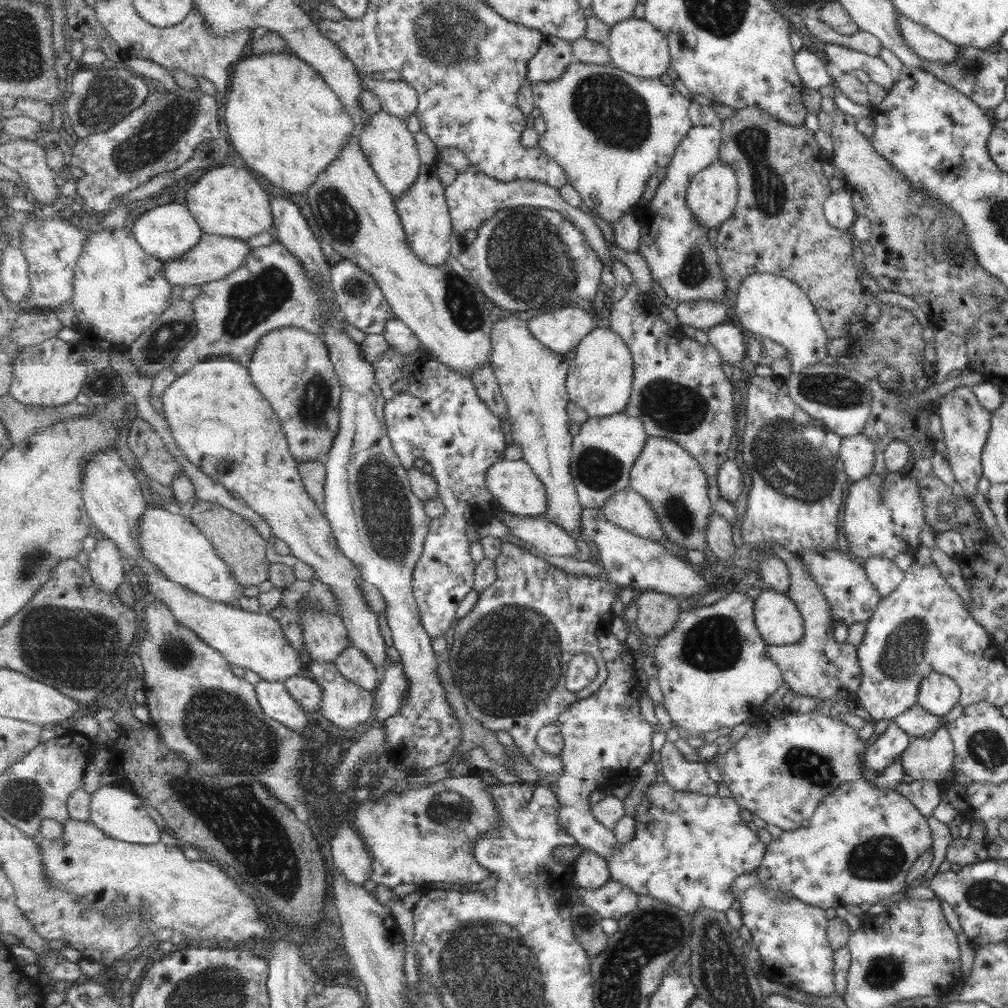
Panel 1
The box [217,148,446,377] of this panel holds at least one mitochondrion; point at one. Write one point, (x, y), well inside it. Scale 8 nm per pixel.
(252, 301)

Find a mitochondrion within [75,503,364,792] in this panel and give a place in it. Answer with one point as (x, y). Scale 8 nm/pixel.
(221, 727)

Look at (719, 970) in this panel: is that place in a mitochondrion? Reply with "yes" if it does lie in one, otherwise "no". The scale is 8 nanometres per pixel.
yes

